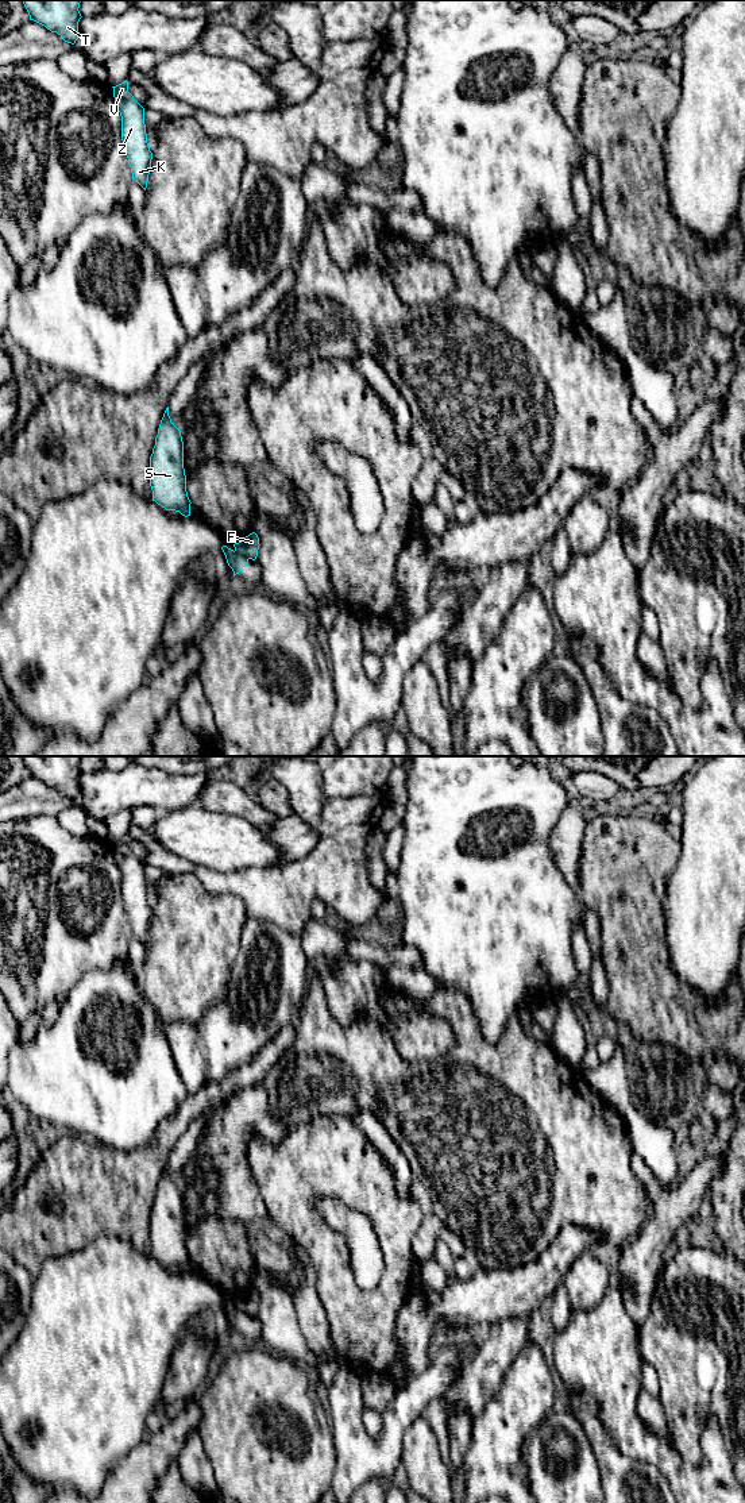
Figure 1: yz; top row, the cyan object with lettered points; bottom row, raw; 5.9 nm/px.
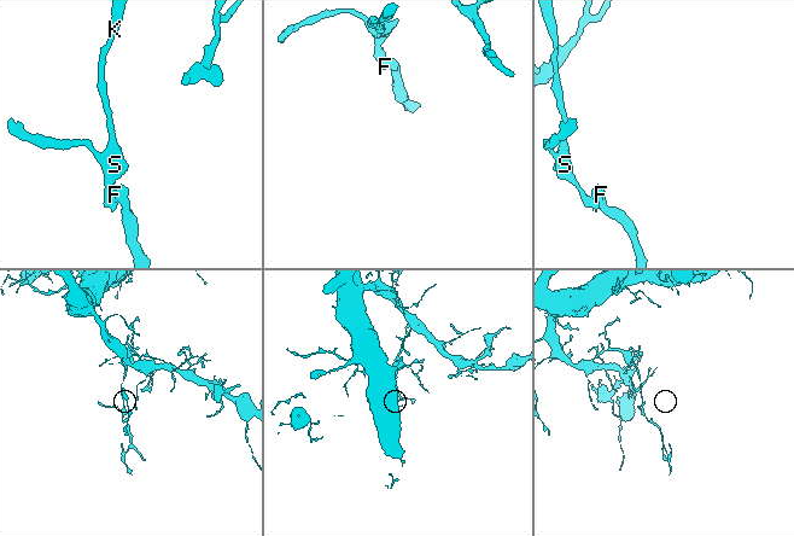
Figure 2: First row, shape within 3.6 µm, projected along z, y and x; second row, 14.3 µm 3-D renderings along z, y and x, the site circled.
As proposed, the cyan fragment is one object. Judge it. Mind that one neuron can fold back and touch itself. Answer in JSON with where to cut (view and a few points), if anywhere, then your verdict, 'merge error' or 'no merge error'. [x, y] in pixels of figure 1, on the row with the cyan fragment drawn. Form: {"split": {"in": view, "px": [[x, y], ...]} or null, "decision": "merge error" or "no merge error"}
{"split": {"in": "yz", "px": [[235, 550], [249, 558]]}, "decision": "merge error"}

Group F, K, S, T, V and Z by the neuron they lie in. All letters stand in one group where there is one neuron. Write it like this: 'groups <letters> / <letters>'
groups F / K S T V Z

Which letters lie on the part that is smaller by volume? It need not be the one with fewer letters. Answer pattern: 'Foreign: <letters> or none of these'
Foreign: F

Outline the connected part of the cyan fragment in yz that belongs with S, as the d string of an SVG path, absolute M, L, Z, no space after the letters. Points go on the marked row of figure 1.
M166 408L161 420L155 446L150 456L150 486L153 501L166 510L190 516L190 500L186 492L186 475L184 469L184 442L180 428L169 416Z

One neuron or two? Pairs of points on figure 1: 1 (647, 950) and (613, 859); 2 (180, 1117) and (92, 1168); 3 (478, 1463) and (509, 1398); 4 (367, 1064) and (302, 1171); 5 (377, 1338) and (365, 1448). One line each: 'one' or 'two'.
1: one
2: one
3: one
4: two
5: two

